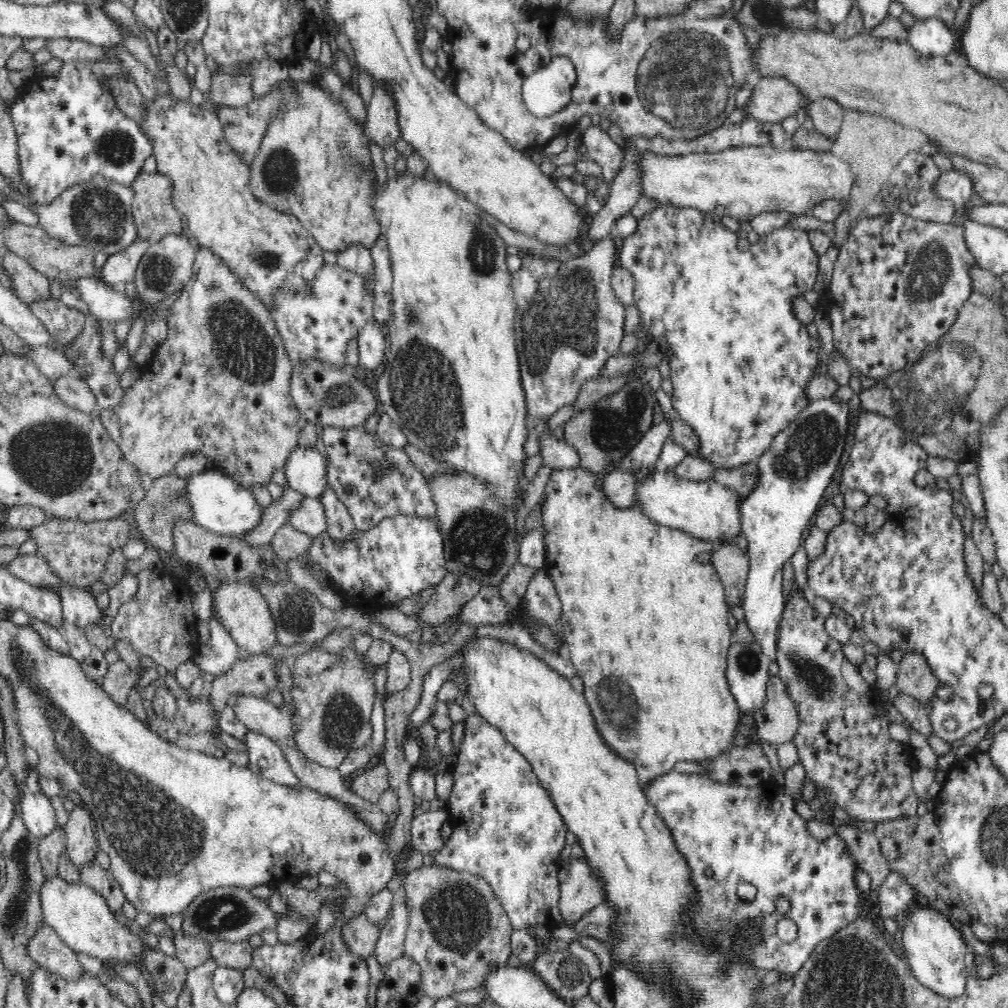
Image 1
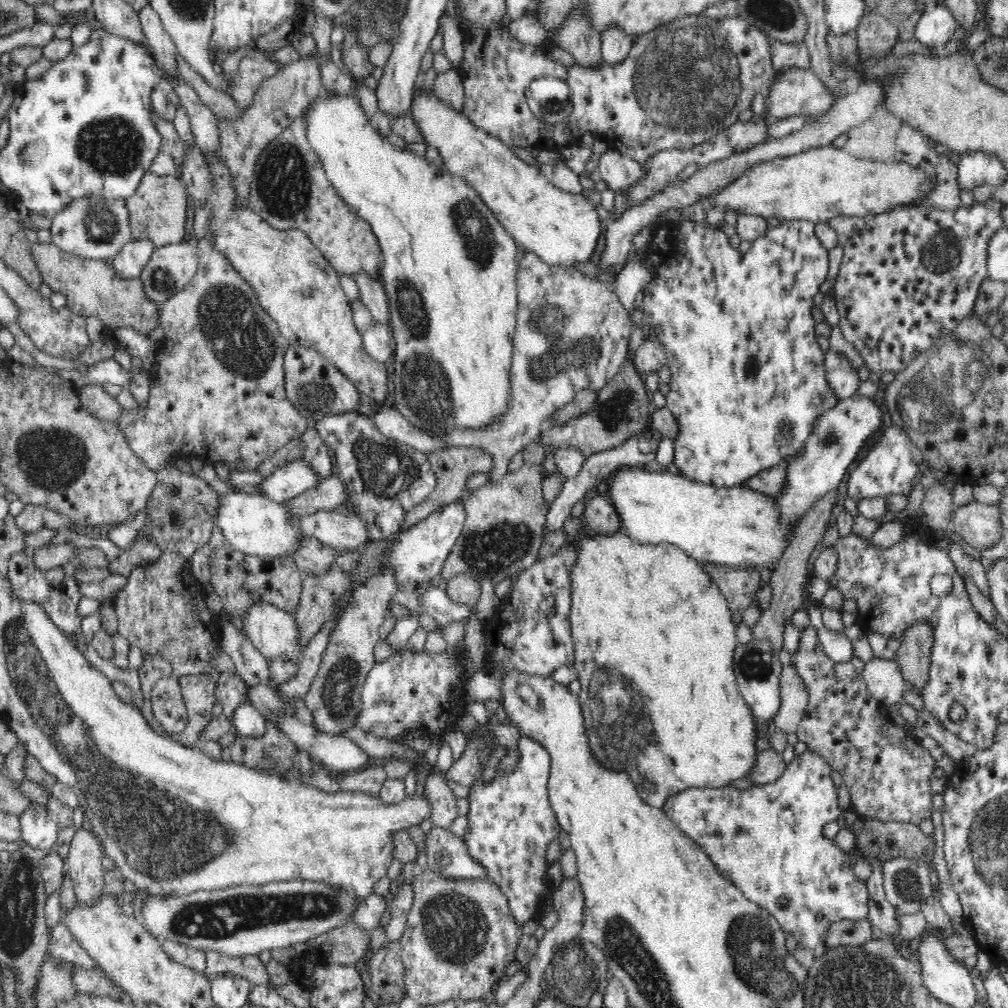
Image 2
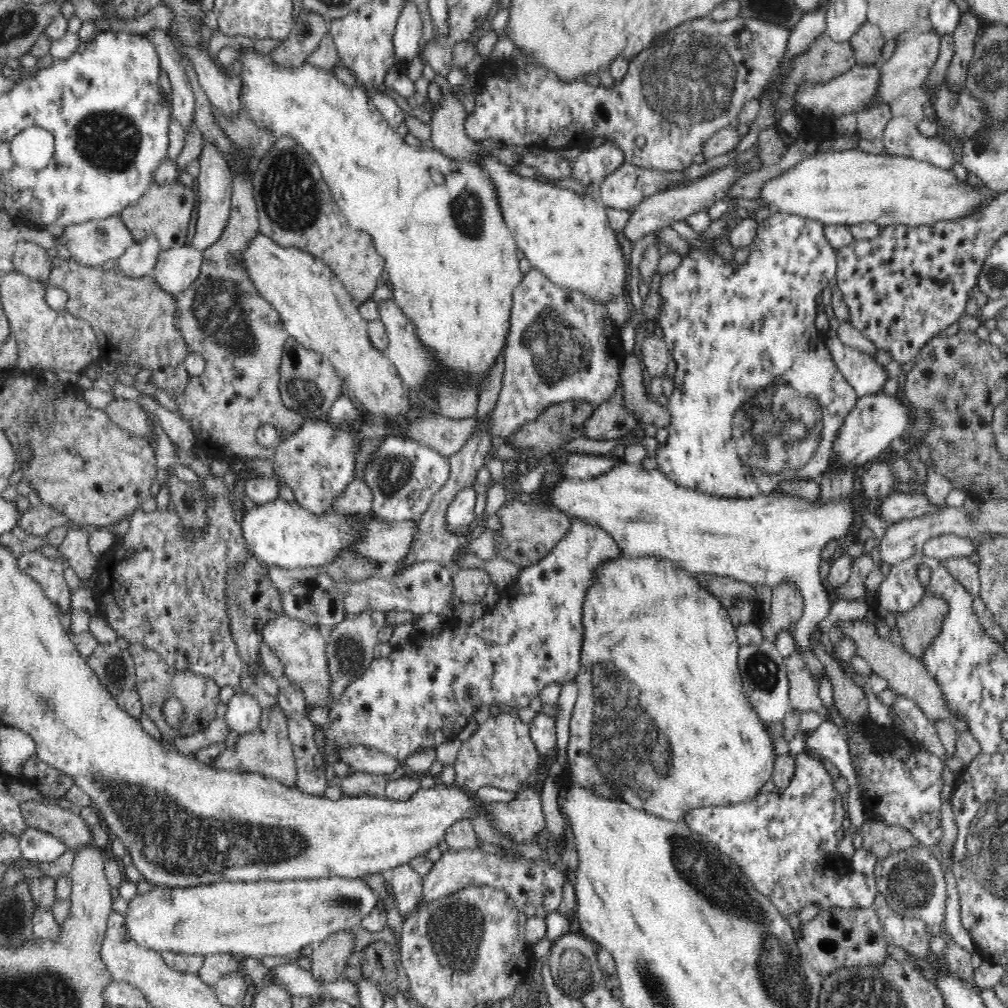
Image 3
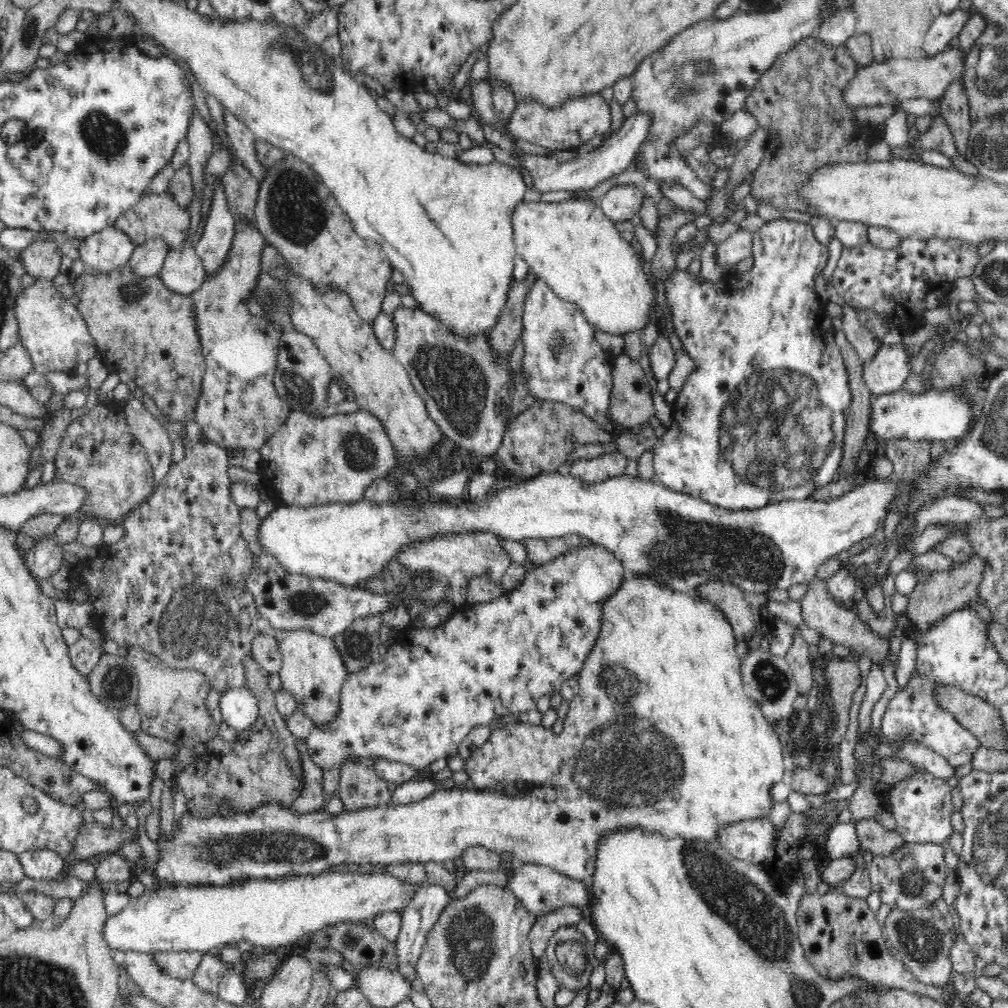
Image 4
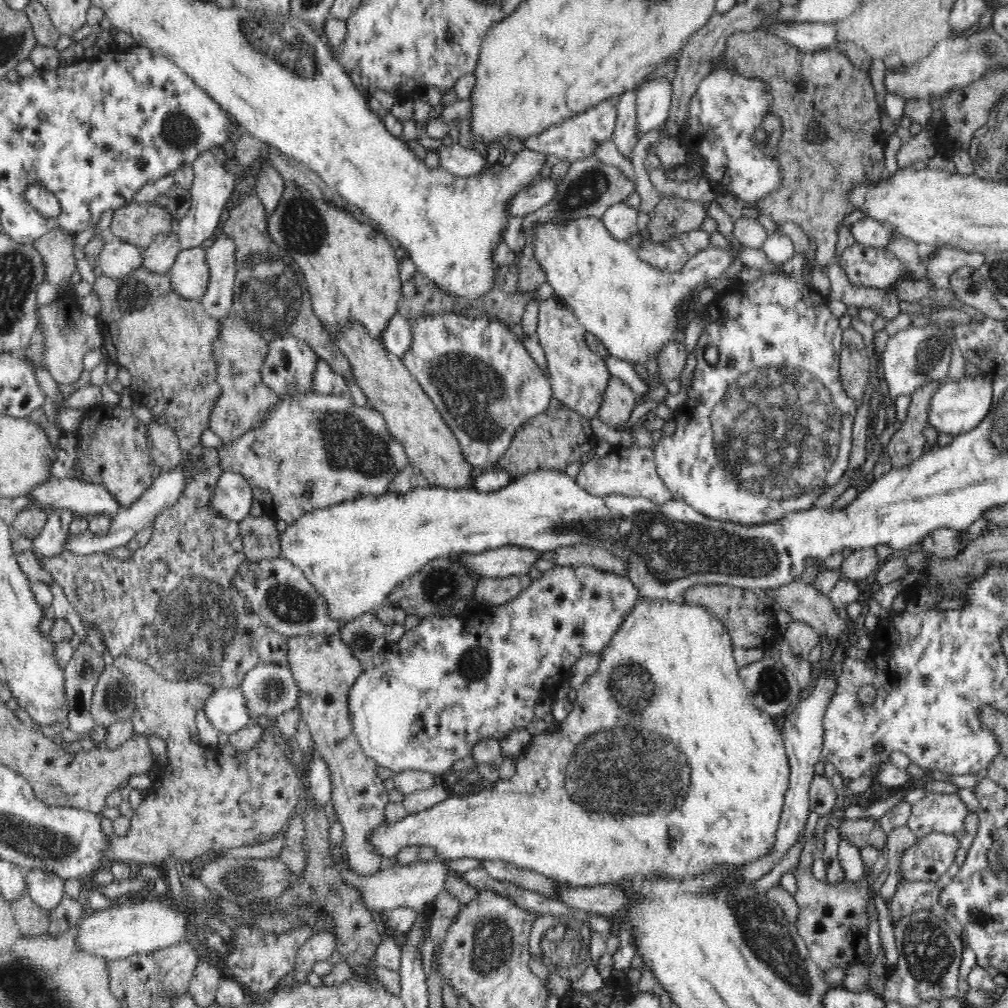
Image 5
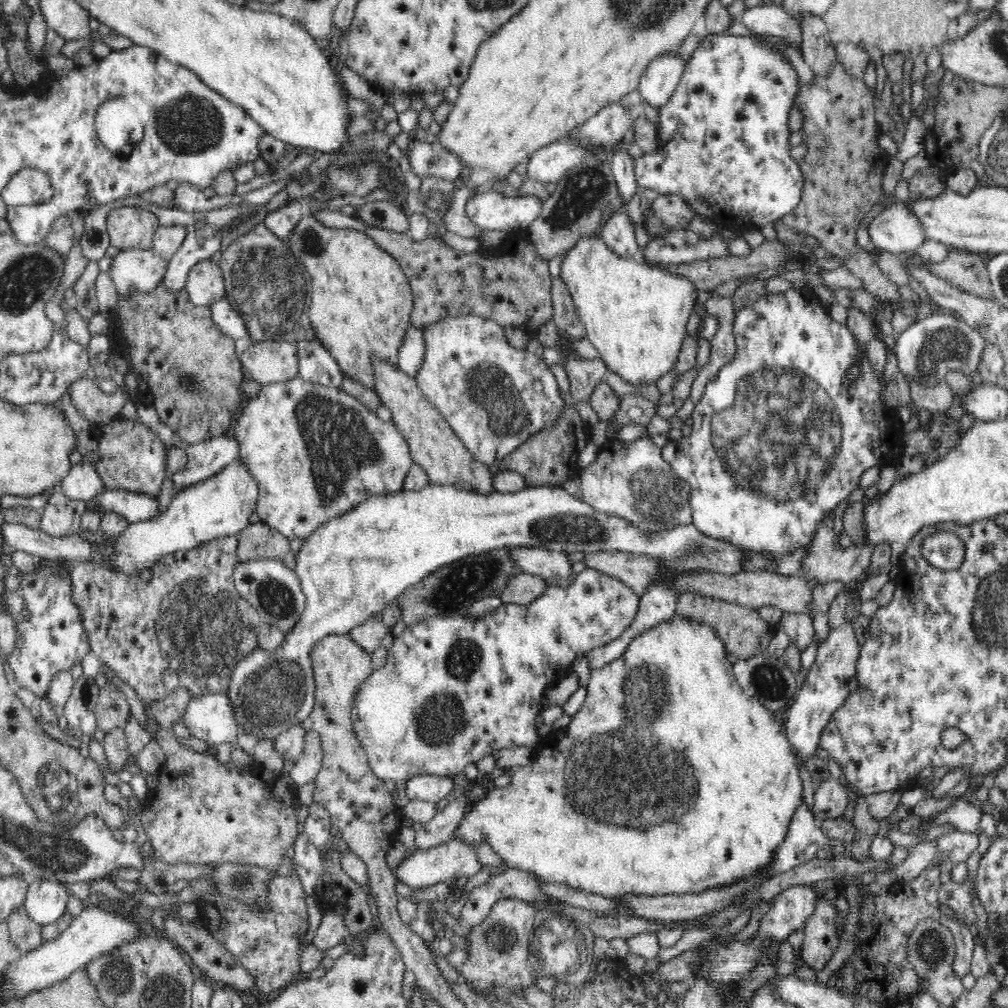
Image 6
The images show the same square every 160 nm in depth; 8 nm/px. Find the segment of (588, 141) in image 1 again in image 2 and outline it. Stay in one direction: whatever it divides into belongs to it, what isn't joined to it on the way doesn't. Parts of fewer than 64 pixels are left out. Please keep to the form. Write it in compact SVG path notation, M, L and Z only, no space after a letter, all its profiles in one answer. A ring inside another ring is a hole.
M612 147L601 155L597 169L607 188L614 192L626 192L642 176L641 162Z

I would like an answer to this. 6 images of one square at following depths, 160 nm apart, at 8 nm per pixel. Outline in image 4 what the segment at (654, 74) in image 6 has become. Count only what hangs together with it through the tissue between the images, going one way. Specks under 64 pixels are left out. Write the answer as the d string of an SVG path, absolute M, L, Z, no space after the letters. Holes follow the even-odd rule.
M635 113L627 118L620 129L610 135L602 144L591 152L574 156L571 162L558 162L545 155L523 153L522 164L532 176L533 187L538 194L554 192L554 190L585 191L598 186L600 182L620 174L630 166L638 146L646 140L647 131L650 130L650 117L646 113Z

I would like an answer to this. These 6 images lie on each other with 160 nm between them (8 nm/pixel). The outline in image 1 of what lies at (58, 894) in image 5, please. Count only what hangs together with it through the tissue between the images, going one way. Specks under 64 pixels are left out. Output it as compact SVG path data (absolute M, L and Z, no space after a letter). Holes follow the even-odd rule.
M25 791L21 802L22 819L26 828L36 838L48 836L57 827L55 810L46 795Z

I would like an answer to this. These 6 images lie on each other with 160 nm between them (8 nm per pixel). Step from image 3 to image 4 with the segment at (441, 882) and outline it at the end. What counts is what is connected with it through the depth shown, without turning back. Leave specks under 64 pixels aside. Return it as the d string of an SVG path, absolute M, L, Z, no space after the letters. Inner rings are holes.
M522 862L513 866L508 874L507 889L518 897L522 906L536 916L564 906L575 906L580 910L590 906L590 890L587 890L585 882L573 880L541 864ZM422 884L419 888L419 892L412 896L412 900L405 904L402 908L400 932L397 940L394 942L397 954L397 970L403 975L403 977L415 986L416 976L414 974L414 966L416 960L418 960L420 952L422 952L422 946L426 942L426 934L430 931L430 928L434 926L434 922L438 920L440 912L450 902L450 893L446 891L446 888L438 886L438 884Z

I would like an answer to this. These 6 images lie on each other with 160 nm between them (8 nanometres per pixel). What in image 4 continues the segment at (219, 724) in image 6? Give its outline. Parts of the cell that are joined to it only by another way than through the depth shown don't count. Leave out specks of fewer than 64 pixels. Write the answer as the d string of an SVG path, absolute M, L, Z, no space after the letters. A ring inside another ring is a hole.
M247 687L222 692L218 706L223 722L235 731L250 728L258 718L258 701Z

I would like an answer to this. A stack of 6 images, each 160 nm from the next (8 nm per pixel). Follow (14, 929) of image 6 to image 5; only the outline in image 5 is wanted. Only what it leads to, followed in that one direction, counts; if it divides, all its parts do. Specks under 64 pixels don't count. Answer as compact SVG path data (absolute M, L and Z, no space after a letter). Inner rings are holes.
M28 894L11 902L11 911L24 936L42 936L48 930L48 910L42 910Z

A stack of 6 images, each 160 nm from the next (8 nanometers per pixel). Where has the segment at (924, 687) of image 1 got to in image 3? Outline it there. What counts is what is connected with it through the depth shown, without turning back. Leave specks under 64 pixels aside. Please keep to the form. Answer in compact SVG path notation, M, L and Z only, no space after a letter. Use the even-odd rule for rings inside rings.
M924 596L909 613L897 616L899 640L904 640L904 649L910 656L921 660L925 650L942 630L948 604L942 597Z

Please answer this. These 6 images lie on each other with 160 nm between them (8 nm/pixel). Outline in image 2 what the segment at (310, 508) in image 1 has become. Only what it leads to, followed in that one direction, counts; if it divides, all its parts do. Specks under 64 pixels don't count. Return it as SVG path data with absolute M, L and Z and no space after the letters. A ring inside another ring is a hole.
M318 510L314 514L302 515L298 518L298 523L304 535L316 538L319 542L335 550L354 552L354 550L360 550L360 546L372 541L366 521L346 511Z

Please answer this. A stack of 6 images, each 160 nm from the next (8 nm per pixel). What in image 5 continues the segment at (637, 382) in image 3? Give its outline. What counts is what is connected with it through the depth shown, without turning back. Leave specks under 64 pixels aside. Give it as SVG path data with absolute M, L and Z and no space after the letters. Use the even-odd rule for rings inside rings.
M611 376L597 417L613 428L621 426L630 418L637 400L636 393L622 379Z

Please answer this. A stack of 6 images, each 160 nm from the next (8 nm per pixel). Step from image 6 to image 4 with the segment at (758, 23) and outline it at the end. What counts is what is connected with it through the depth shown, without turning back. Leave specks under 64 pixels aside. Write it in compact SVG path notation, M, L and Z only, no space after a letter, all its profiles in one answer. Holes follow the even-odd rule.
M853 5L834 12L814 32L818 40L828 42L832 46L844 45L854 35L856 28L856 13Z

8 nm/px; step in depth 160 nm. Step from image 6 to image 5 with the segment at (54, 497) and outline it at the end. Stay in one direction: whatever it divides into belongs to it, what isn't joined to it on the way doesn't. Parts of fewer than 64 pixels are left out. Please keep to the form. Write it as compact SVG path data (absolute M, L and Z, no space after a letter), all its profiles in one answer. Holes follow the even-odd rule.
M68 510L52 512L47 518L47 523L36 539L32 540L32 549L36 560L40 562L62 552L66 548L67 528L74 518Z

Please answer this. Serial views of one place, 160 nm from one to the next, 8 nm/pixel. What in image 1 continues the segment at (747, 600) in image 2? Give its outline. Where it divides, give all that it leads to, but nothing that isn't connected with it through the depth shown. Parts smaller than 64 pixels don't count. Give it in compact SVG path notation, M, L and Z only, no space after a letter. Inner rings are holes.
M730 543L717 546L711 554L711 561L723 584L726 605L741 606L750 564L749 556L738 544Z

